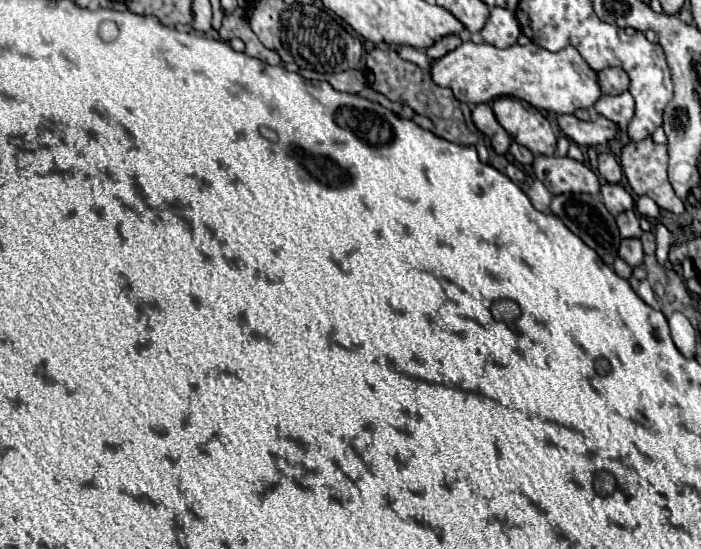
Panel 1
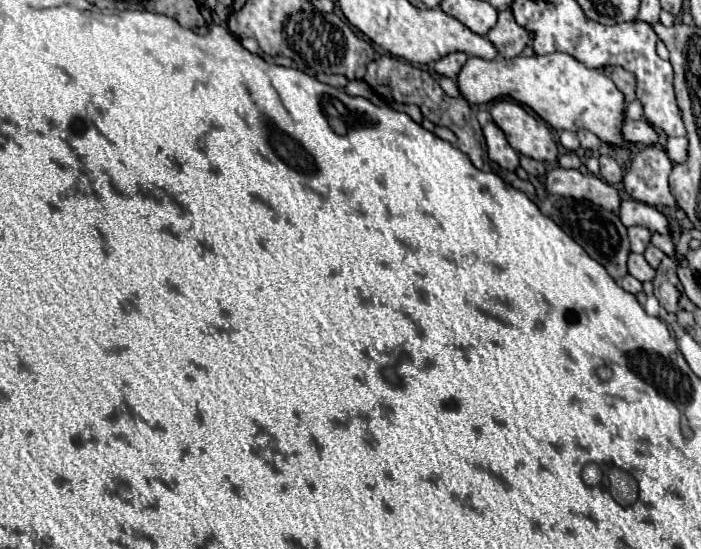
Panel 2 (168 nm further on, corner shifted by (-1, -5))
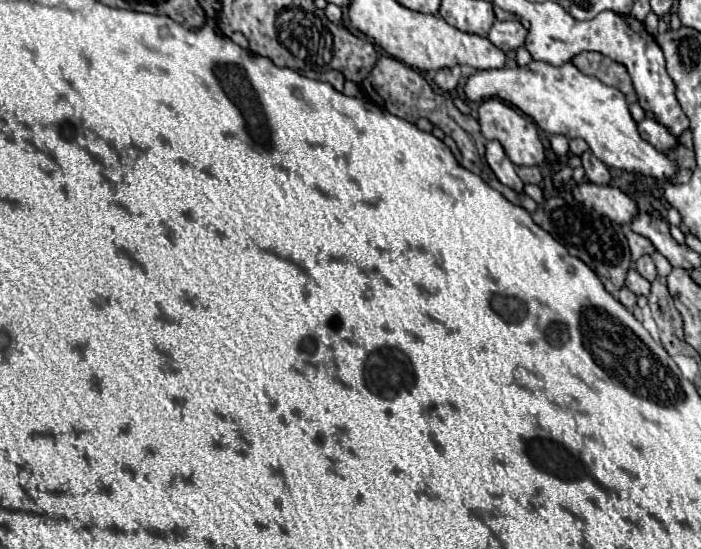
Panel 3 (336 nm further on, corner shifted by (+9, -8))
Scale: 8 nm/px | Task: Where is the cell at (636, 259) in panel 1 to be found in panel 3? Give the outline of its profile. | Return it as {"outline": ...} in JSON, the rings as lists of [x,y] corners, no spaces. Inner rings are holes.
{"outline":[[[634,266],[628,270],[628,276],[626,276],[626,288],[630,288],[636,296],[640,296],[640,294],[644,294],[644,296],[648,296],[648,292],[650,292],[650,282],[646,280],[646,278],[642,278],[640,274],[638,274],[638,270],[634,270]]]}

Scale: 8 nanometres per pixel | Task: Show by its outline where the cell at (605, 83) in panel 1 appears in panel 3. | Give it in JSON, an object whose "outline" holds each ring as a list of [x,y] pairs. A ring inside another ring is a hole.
{"outline":[[[582,52],[572,62],[580,72],[584,72],[588,76],[596,76],[600,82],[618,88],[626,96],[628,104],[636,102],[636,92],[634,92],[632,80],[622,64],[612,62],[610,58],[598,54],[598,52]]]}

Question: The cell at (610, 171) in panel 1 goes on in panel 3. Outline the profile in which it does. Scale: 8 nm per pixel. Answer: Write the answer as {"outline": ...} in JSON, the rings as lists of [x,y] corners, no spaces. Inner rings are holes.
{"outline":[[[584,152],[582,154],[582,166],[584,166],[586,176],[588,176],[590,182],[594,182],[594,184],[608,184],[610,182],[608,168],[592,152]]]}

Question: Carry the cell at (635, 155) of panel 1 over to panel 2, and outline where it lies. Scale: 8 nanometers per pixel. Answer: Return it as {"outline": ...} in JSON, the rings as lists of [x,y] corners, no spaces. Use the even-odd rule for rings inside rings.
{"outline":[[[646,147],[632,159],[630,171],[624,175],[624,189],[636,201],[654,207],[678,207],[668,189],[670,169],[672,161],[660,147]]]}

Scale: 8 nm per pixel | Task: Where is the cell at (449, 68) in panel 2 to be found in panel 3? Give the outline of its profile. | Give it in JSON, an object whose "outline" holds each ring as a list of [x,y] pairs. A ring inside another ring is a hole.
{"outline":[[[452,66],[452,68],[442,68],[434,74],[434,82],[442,88],[442,90],[454,90],[460,82],[460,66]]]}

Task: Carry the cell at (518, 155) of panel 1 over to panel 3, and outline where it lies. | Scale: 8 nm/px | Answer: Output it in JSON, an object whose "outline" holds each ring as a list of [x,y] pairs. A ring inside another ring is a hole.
{"outline":[[[518,166],[516,172],[518,172],[518,176],[520,176],[520,180],[524,184],[540,184],[540,180],[542,180],[542,174],[540,174],[540,170],[536,166],[532,166],[532,168]]]}

